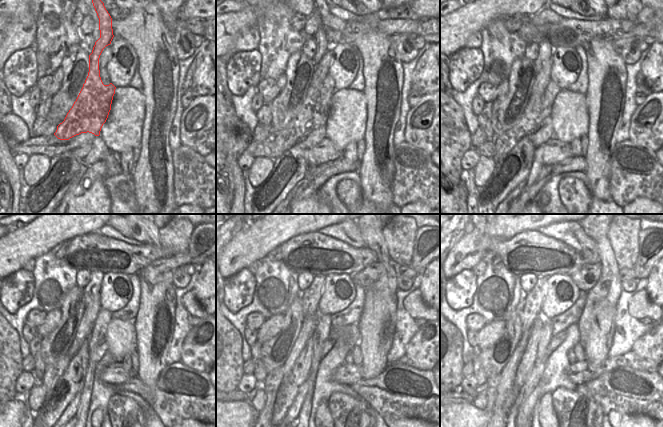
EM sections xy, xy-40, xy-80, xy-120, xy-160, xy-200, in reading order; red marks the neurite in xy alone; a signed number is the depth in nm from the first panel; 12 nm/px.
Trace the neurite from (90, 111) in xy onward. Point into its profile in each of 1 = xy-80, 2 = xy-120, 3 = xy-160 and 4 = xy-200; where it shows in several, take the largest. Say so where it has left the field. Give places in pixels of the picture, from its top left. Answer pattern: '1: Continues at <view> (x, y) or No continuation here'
1: Continues at xy-80 (532, 119)
2: Continues at xy-120 (52, 372)
3: Continues at xy-160 (270, 385)
4: Continues at xy-200 (492, 383)

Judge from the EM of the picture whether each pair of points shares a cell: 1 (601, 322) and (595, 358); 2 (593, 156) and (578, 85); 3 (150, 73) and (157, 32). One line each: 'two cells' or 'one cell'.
1: one cell
2: two cells
3: one cell

